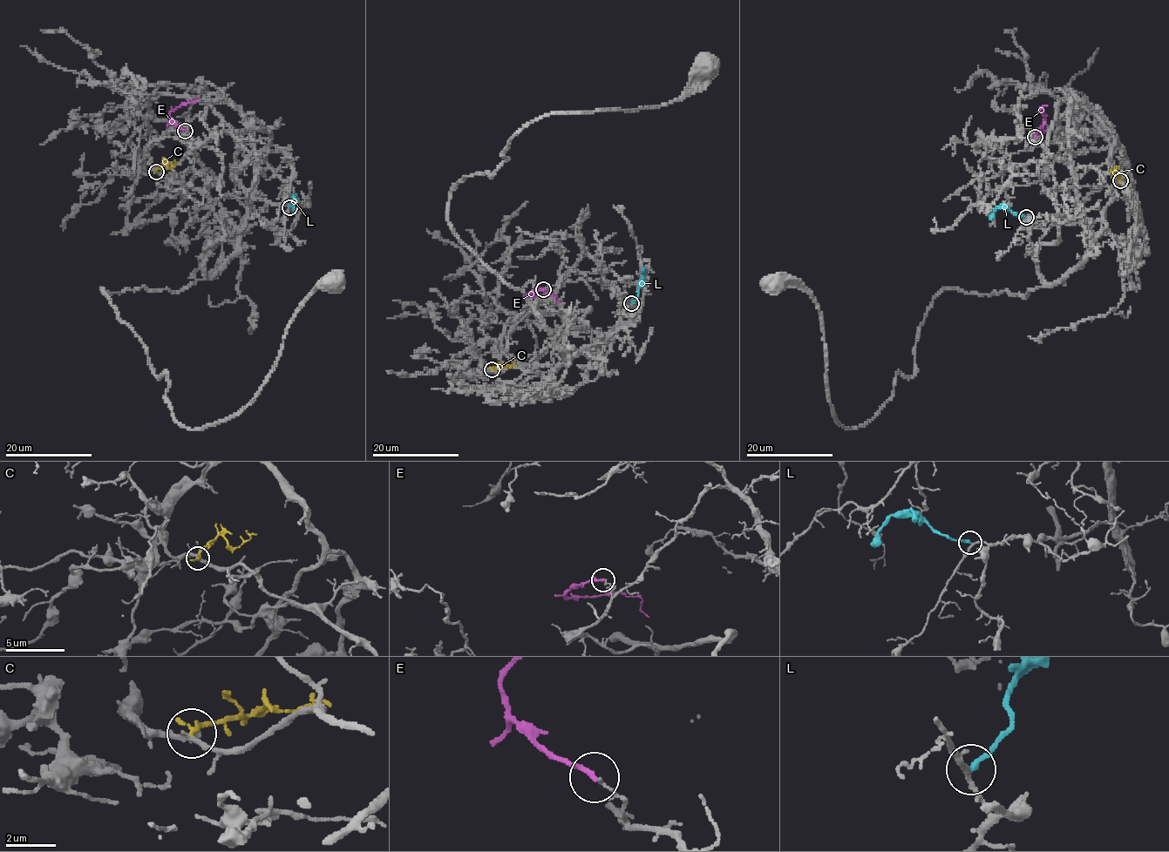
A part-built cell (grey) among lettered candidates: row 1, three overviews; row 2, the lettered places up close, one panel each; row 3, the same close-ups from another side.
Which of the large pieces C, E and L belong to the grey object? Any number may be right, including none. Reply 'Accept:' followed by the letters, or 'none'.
Accept: none

